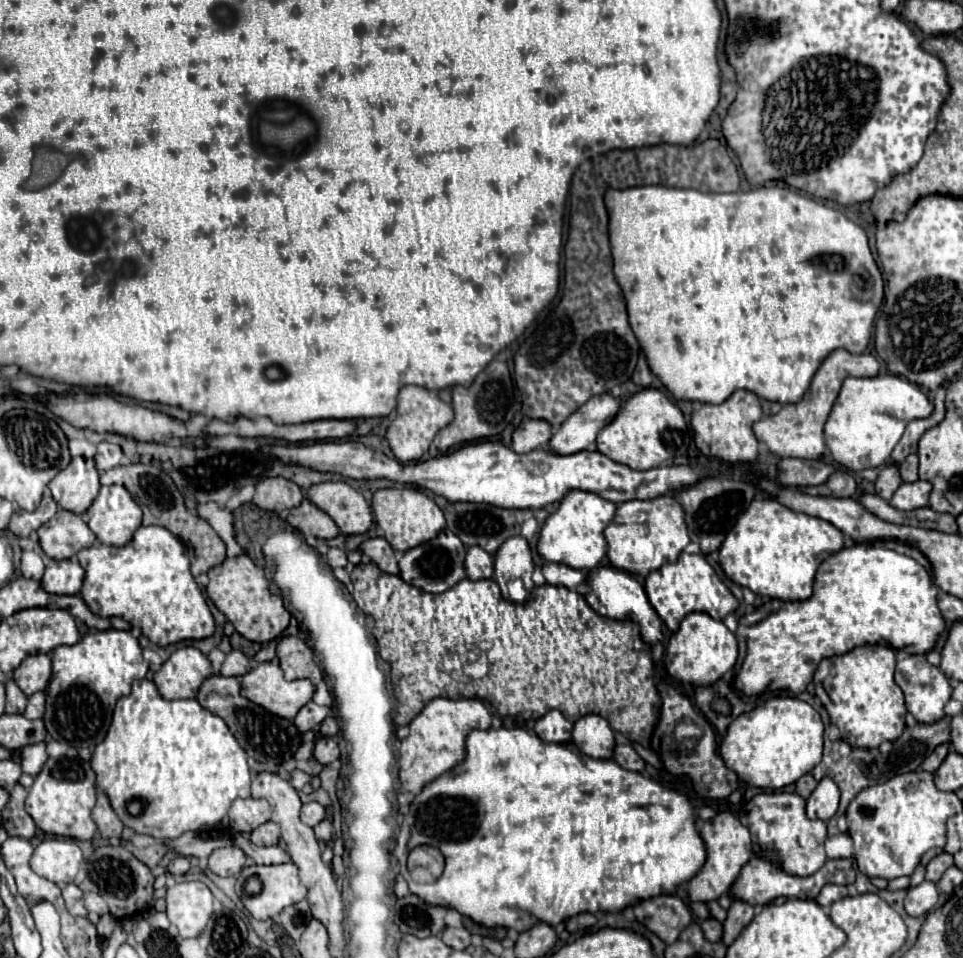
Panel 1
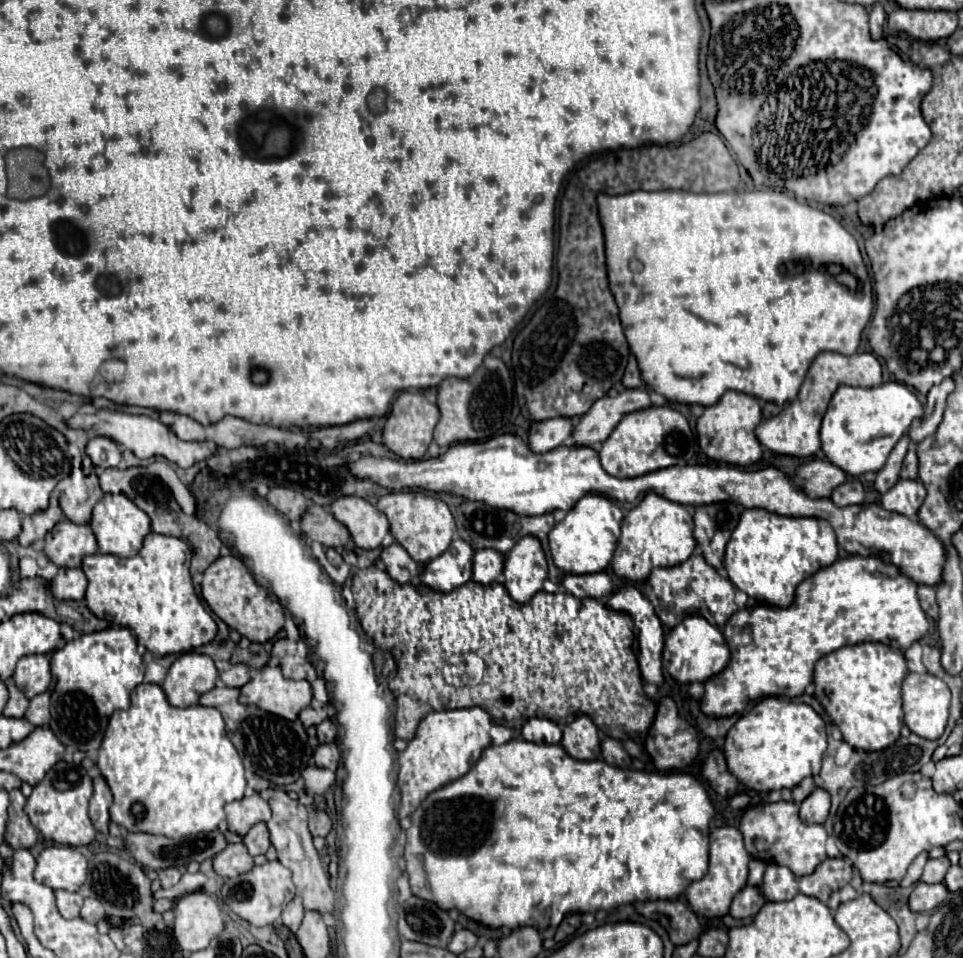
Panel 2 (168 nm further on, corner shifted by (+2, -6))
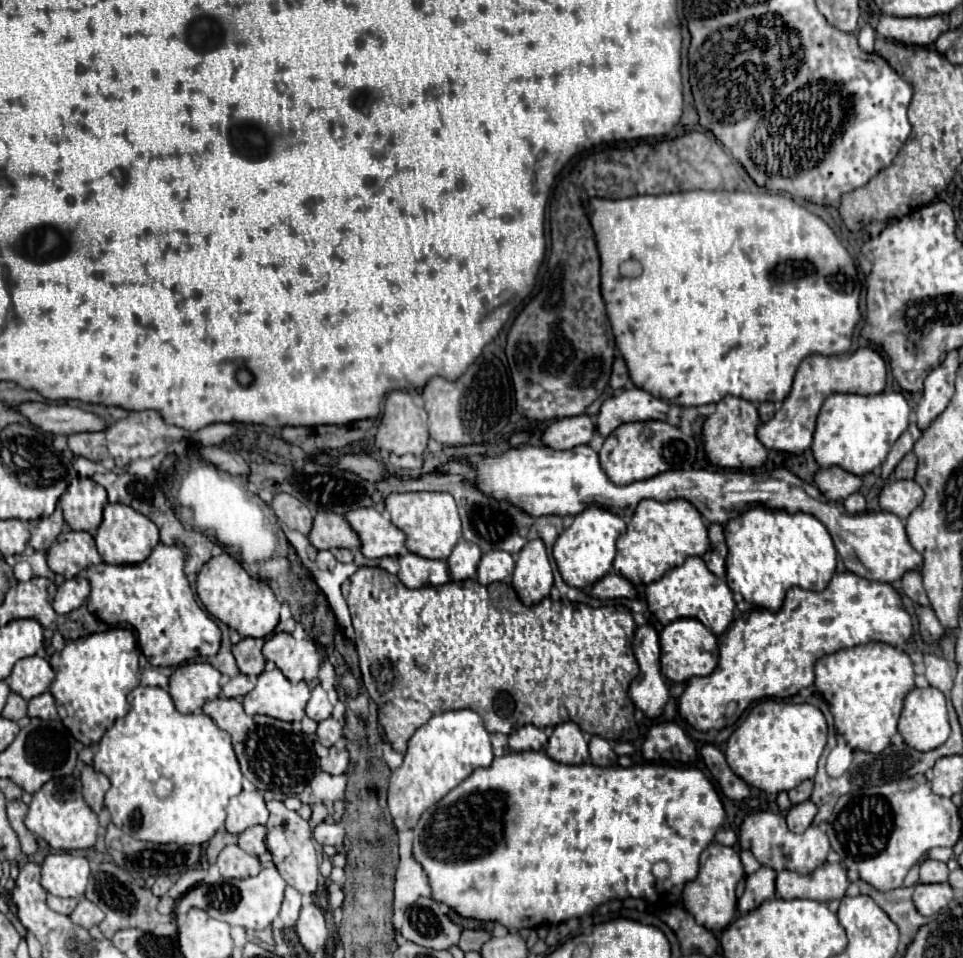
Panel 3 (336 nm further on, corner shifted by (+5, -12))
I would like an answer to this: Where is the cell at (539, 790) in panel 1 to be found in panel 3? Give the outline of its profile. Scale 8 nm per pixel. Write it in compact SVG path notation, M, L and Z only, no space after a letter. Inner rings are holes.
M508 751L502 757L496 757L490 767L476 769L468 779L464 779L458 787L454 787L442 801L424 811L420 821L414 827L414 859L422 865L428 875L432 899L438 903L446 903L458 915L478 921L502 923L508 931L520 931L524 927L538 927L542 923L558 925L562 921L584 917L592 913L606 901L612 899L648 899L656 901L658 895L674 895L680 897L682 889L688 881L694 881L698 875L698 859L700 853L714 839L716 829L724 823L726 813L720 803L720 797L714 785L706 779L706 775L692 767L674 767L674 765L634 765L634 767L596 767L592 763L582 765L564 765L550 759L542 751ZM658 861L666 861L670 865L670 877L666 881L656 881L652 875L652 865Z

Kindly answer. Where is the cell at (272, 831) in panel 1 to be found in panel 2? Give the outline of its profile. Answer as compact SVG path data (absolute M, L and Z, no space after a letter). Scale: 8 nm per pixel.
M257 823L251 827L251 831L243 837L245 847L251 855L263 855L269 849L269 829L265 823Z

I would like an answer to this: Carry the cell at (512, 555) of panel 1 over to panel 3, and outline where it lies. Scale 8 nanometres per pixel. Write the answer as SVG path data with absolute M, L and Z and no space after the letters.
M540 539L528 541L516 555L516 569L512 575L512 587L524 605L536 605L548 597L552 589L552 567L546 555L546 547Z

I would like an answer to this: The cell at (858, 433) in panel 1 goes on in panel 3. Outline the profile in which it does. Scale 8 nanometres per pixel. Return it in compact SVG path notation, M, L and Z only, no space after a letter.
M878 393L878 395L830 395L818 415L818 425L812 441L812 453L820 467L842 467L852 475L866 475L880 467L896 443L896 439L908 429L910 405L902 393Z

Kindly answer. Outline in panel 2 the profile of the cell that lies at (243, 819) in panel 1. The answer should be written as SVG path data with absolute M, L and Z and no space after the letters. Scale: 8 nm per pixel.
M253 793L239 801L227 803L225 813L227 813L229 831L233 831L237 835L245 835L255 823L271 819L269 803L259 793Z

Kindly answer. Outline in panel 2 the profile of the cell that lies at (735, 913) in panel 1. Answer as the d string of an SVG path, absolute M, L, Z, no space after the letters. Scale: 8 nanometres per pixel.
M753 885L753 887L745 887L741 893L735 895L729 913L731 913L735 919L749 919L749 917L753 917L763 905L765 905L765 897L763 897L761 889L759 889L759 885Z

